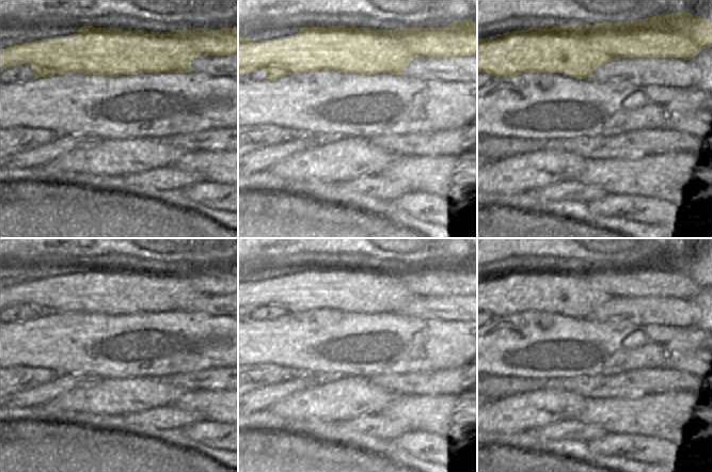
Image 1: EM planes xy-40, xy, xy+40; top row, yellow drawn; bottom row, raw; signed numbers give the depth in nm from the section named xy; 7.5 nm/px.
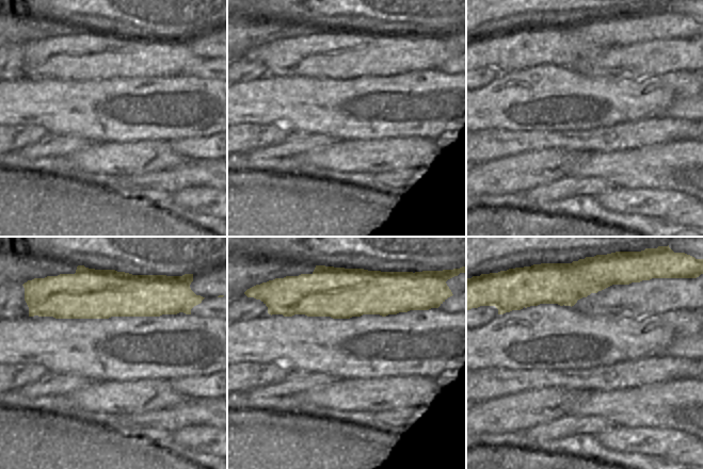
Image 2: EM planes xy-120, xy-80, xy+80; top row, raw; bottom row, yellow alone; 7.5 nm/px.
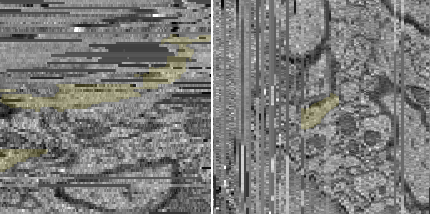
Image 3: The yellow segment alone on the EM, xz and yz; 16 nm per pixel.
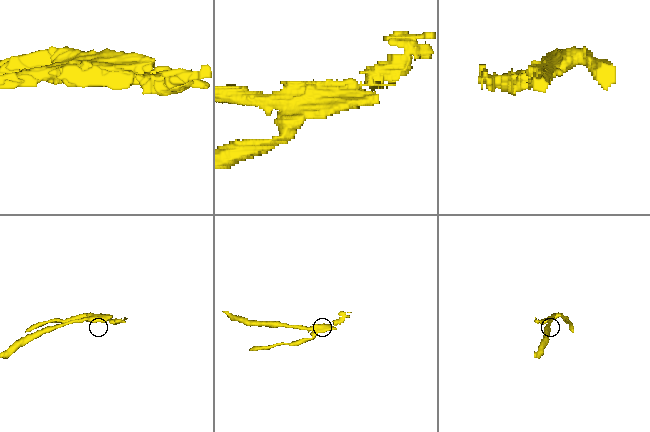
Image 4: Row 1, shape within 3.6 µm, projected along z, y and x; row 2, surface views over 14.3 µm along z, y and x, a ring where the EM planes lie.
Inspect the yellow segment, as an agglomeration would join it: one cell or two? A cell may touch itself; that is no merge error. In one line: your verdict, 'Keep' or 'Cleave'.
Cleave.

